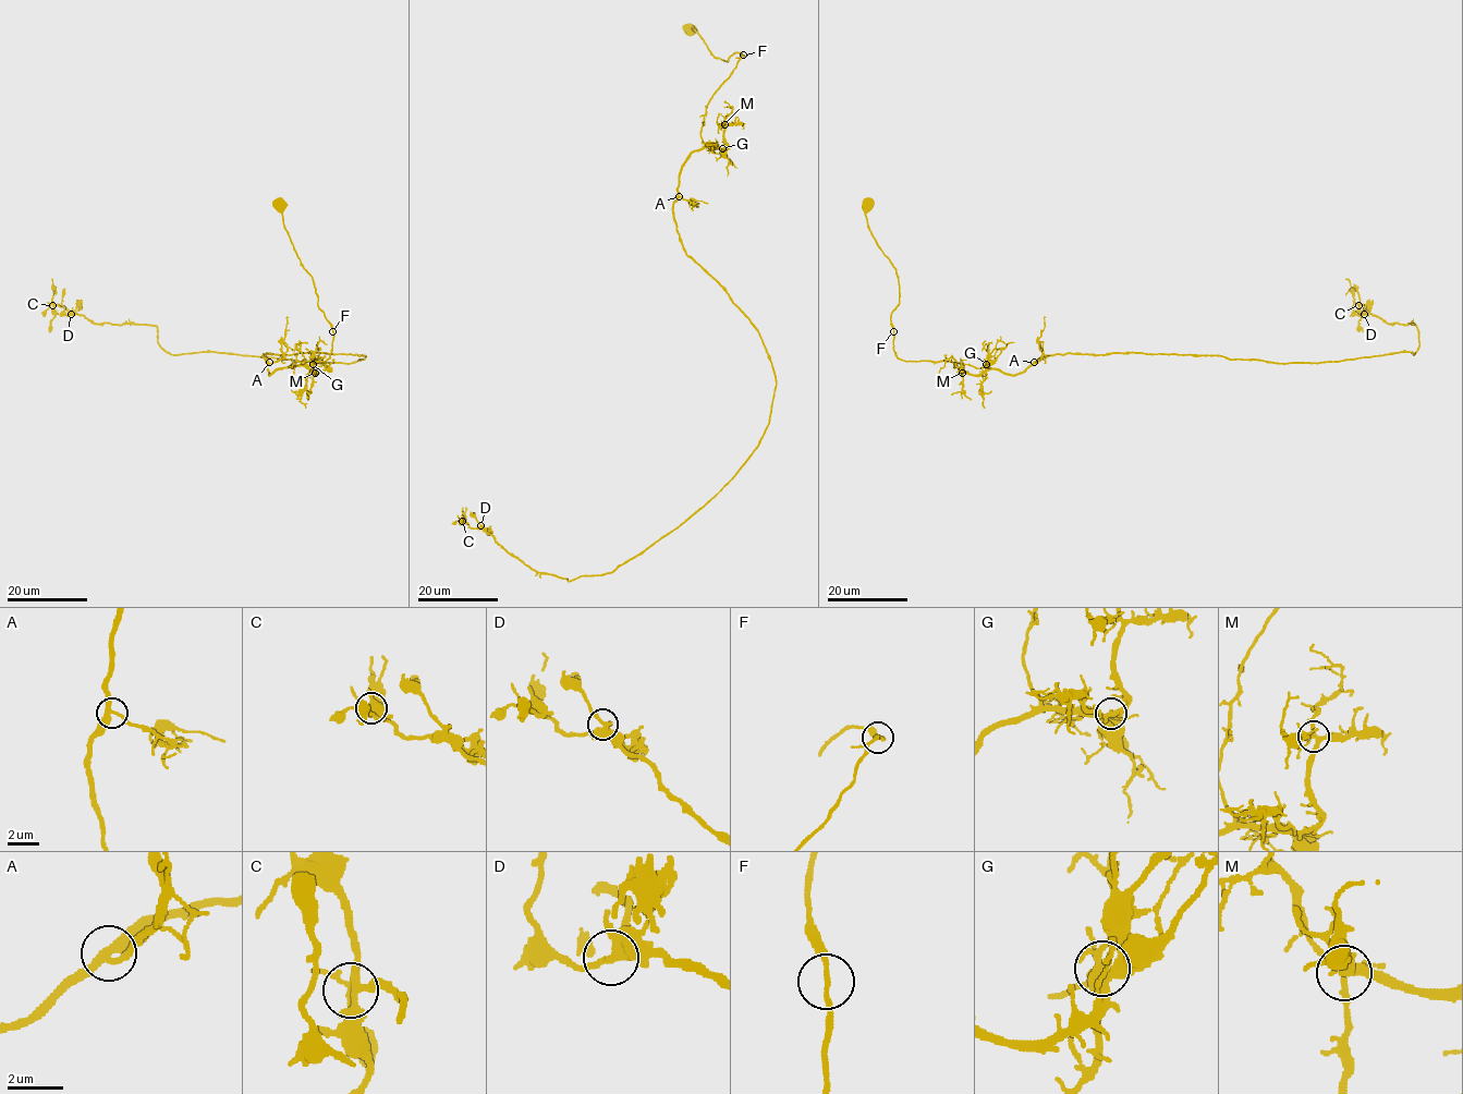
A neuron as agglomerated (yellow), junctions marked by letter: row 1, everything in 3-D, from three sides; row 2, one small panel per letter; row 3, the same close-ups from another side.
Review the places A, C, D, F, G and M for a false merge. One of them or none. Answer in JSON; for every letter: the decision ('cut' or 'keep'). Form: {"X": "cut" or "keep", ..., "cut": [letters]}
{"A": "keep", "C": "keep", "D": "keep", "F": "keep", "G": "keep", "M": "keep", "cut": []}

